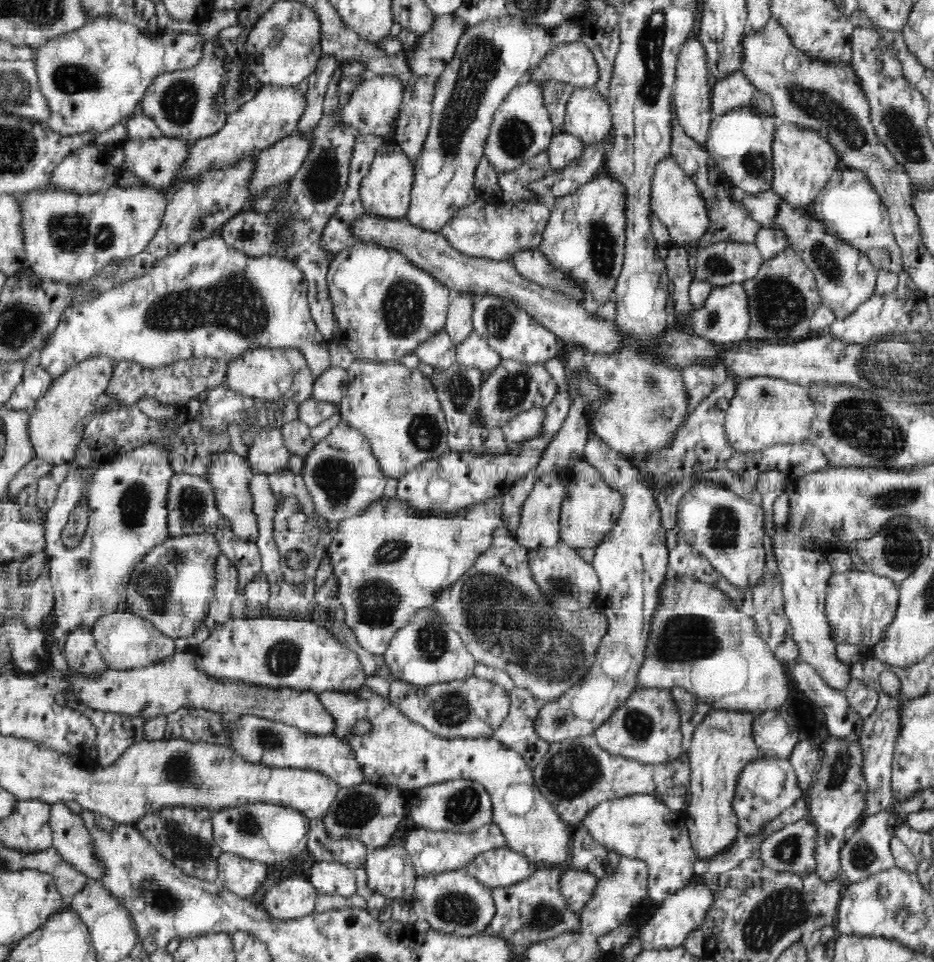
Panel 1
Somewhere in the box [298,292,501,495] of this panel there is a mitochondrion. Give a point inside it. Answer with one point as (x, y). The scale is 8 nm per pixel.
(425, 434)

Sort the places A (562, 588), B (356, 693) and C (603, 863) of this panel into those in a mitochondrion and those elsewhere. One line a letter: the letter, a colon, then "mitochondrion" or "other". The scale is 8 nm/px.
A: mitochondrion
B: other
C: mitochondrion

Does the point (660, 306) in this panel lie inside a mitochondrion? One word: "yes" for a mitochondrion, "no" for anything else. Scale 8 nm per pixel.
no

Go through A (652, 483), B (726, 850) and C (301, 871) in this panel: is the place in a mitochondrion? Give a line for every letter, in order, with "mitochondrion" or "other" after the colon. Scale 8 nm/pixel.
A: other
B: other
C: other

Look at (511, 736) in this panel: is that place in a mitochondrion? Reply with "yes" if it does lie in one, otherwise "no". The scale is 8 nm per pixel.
no

